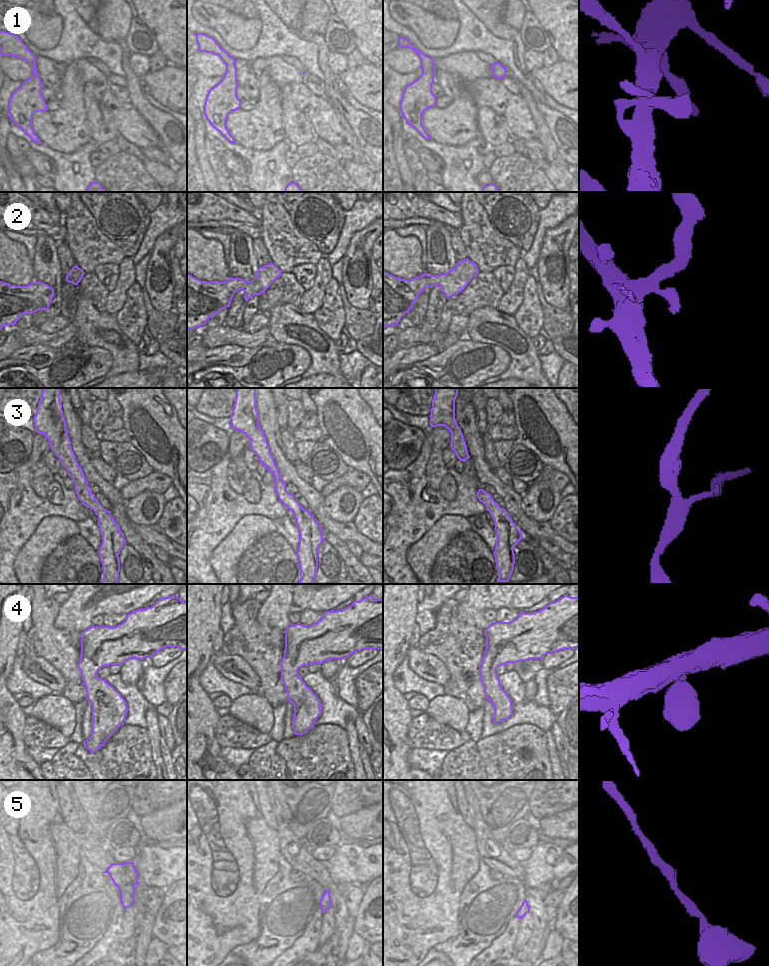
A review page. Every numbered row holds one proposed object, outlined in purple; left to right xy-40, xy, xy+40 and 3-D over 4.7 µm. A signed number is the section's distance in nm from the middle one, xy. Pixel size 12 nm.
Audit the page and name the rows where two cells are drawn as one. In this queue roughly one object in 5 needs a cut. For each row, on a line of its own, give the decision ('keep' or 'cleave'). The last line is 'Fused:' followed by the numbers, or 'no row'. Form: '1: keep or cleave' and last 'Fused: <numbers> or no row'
1: keep
2: keep
3: keep
4: keep
5: keep
Fused: no row

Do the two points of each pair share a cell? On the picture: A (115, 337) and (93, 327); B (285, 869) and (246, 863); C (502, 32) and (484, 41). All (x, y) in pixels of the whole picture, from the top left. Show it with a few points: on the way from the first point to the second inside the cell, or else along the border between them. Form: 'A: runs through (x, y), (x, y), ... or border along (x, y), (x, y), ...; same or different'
A: runs through (110, 337), (98, 327); same
B: border along (281, 856), (278, 862), (278, 871), (265, 887); different
C: border along (478, 19), (491, 33), (508, 39), (514, 49); different

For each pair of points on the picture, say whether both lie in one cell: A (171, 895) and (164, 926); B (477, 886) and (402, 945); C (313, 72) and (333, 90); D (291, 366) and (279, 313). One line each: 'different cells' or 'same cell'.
A: same cell
B: different cells
C: different cells
D: different cells

